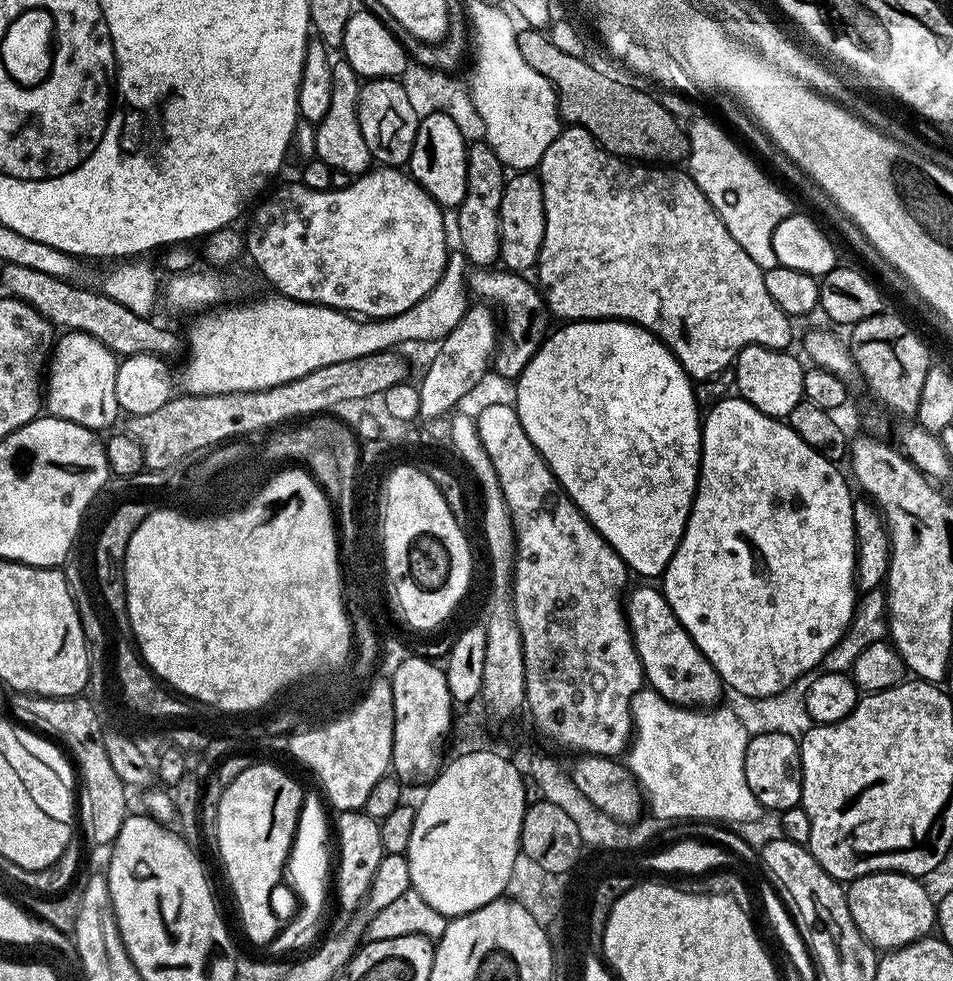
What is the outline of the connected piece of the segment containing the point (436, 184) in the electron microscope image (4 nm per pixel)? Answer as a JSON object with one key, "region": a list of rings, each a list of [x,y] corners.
{"region":[[[436,112],[419,117],[414,146],[406,168],[412,179],[418,181],[441,208],[455,210],[460,207],[466,194],[468,144],[457,123],[448,114]]]}

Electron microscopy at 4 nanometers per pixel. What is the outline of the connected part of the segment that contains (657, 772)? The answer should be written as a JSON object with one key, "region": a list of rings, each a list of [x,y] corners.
{"region":[[[650,686],[641,687],[632,699],[632,727],[634,735],[627,749],[626,767],[640,784],[646,808],[653,817],[675,820],[721,820],[724,824],[737,826],[760,820],[762,809],[758,798],[746,782],[746,746],[749,742],[747,730],[738,722],[730,706],[713,707],[711,710],[681,708],[662,698]]]}

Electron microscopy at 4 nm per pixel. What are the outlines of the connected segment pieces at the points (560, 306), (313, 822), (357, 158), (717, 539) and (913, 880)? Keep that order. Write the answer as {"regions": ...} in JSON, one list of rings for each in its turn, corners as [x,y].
{"regions":[[[[575,126],[565,127],[554,142],[542,154],[542,162],[538,169],[544,213],[546,214],[546,230],[542,238],[542,250],[538,261],[540,272],[539,287],[544,293],[544,301],[553,317],[561,316],[561,321],[575,322],[578,320],[627,320],[629,324],[637,324],[652,332],[667,344],[668,349],[676,355],[676,361],[684,367],[685,372],[693,381],[699,382],[710,378],[710,374],[718,374],[718,370],[729,367],[735,361],[737,352],[746,346],[757,344],[767,348],[789,347],[792,340],[793,321],[782,310],[778,310],[778,302],[770,298],[764,281],[764,269],[758,267],[754,258],[734,242],[730,230],[722,222],[722,218],[714,210],[714,206],[702,194],[702,190],[692,180],[687,171],[681,172],[672,166],[649,166],[644,162],[629,162],[621,157],[612,156],[605,152],[591,134]]],[[[319,795],[303,797],[300,806],[300,817],[296,823],[296,836],[292,840],[292,850],[288,854],[286,865],[286,880],[292,883],[292,888],[296,891],[296,896],[300,899],[300,909],[296,912],[296,917],[288,925],[281,927],[277,931],[274,941],[274,948],[284,952],[287,948],[292,948],[303,936],[308,936],[312,932],[312,927],[320,920],[320,915],[324,912],[324,899],[330,896],[330,864],[328,868],[328,836],[330,840],[330,816],[324,813],[326,804]]],[[[343,58],[337,59],[332,66],[330,110],[326,110],[326,118],[322,118],[314,128],[316,132],[315,159],[326,162],[332,167],[333,172],[345,172],[354,178],[363,176],[373,163],[372,152],[366,146],[366,138],[362,138],[362,126],[358,122],[360,86],[361,81],[356,71]]],[[[729,394],[725,396],[724,399],[720,400],[718,403],[711,405],[711,407],[707,409],[706,415],[703,417],[702,431],[700,434],[700,475],[696,477],[696,496],[692,499],[692,509],[688,515],[688,521],[684,527],[682,538],[678,542],[678,546],[674,550],[670,562],[664,568],[662,591],[666,598],[666,602],[670,602],[670,610],[674,610],[678,622],[682,622],[686,634],[690,634],[690,638],[694,638],[698,650],[702,650],[702,654],[708,659],[710,666],[714,666],[714,670],[718,670],[721,680],[724,681],[725,685],[727,685],[733,693],[741,696],[773,696],[781,692],[784,688],[793,687],[793,685],[799,681],[796,680],[799,676],[805,675],[804,677],[807,677],[809,673],[819,669],[821,665],[823,665],[828,651],[830,651],[830,649],[843,638],[844,633],[848,631],[852,616],[856,612],[856,602],[858,599],[858,589],[856,586],[856,539],[854,538],[854,514],[852,513],[854,492],[850,484],[850,489],[848,489],[848,484],[844,481],[843,474],[836,468],[839,467],[837,467],[833,461],[827,460],[822,454],[818,454],[818,450],[806,446],[806,442],[802,442],[802,438],[798,438],[798,434],[794,434],[794,430],[787,422],[774,416],[762,414],[762,410],[758,410],[750,402],[740,399],[739,395]]],[[[875,872],[849,881],[847,906],[864,940],[878,950],[891,950],[927,937],[935,927],[935,901],[917,877],[901,872]]]]}

